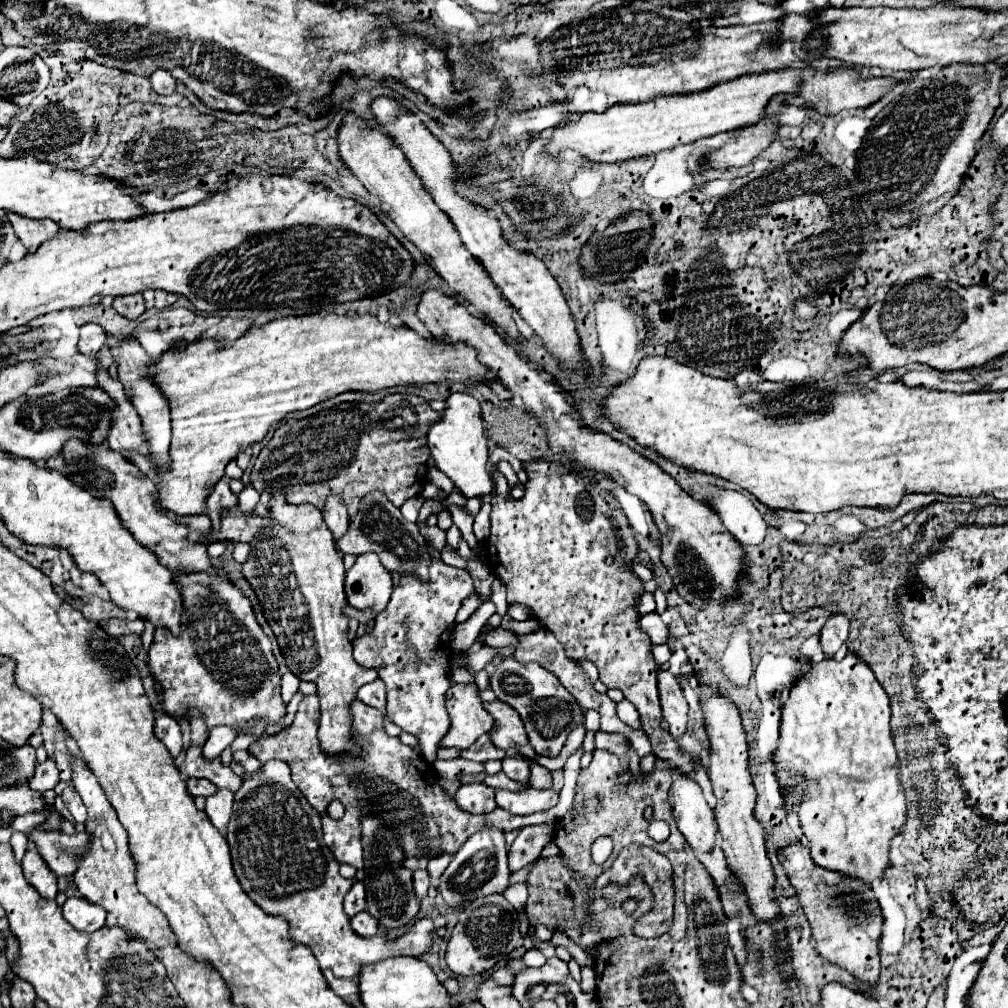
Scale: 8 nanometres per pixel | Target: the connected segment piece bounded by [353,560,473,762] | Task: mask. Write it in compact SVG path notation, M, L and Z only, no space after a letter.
M433 560L429 572L429 584L423 584L419 578L409 576L401 578L399 586L393 590L391 600L383 612L375 618L375 628L371 634L357 636L353 640L353 656L361 666L373 666L379 670L379 678L387 686L387 716L405 732L413 734L419 740L425 760L437 760L437 750L443 736L449 732L449 714L445 710L445 692L451 686L449 678L449 658L451 658L451 632L455 626L455 614L461 608L463 600L471 596L473 580L467 570L451 568L443 562Z

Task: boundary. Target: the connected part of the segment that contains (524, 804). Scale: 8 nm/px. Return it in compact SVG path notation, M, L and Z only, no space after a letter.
M529 788L527 792L521 792L521 794L497 790L497 794L495 794L499 808L513 812L513 814L519 814L519 816L549 810L551 806L557 804L557 796L559 796L559 792L555 788L549 788L549 790Z

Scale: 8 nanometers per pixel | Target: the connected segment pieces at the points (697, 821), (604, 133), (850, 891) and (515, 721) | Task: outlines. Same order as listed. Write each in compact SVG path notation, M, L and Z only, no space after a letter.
M671 768L669 798L673 804L677 828L691 844L691 848L697 848L701 852L713 850L717 832L715 814L705 802L701 786L695 782L695 778L677 772L677 768Z
M809 66L763 72L757 76L739 76L737 80L729 80L695 94L659 96L645 104L611 106L603 112L585 112L579 120L569 120L563 126L557 126L543 150L553 158L563 158L565 152L577 152L577 156L591 162L621 162L749 126L761 118L765 104L775 94L783 94L787 104L805 104L821 114L837 114L847 108L863 108L881 100L897 82L899 80L893 76L861 78L855 68L821 72Z
M801 844L781 848L779 862L785 868L789 880L793 880L803 914L811 924L817 952L825 960L851 972L855 980L873 986L879 980L881 972L879 940L883 928L883 914L881 906L875 900L873 888L855 876L841 876L841 872L817 866L809 858L809 848Z
M493 700L489 704L485 702L483 706L495 718L497 732L491 736L491 742L497 748L509 750L509 748L519 748L529 744L529 738L525 736L525 728L521 724L521 716L517 716L513 708L509 708L507 704L501 704L501 700Z

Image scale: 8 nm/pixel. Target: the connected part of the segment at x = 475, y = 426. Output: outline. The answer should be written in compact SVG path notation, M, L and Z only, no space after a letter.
M451 394L445 402L447 408L441 412L439 420L429 426L427 432L427 446L431 450L431 456L435 458L435 466L447 478L451 478L451 482L459 488L463 496L485 496L493 490L493 480L485 468L489 454L487 440L483 436L479 402L469 394Z

